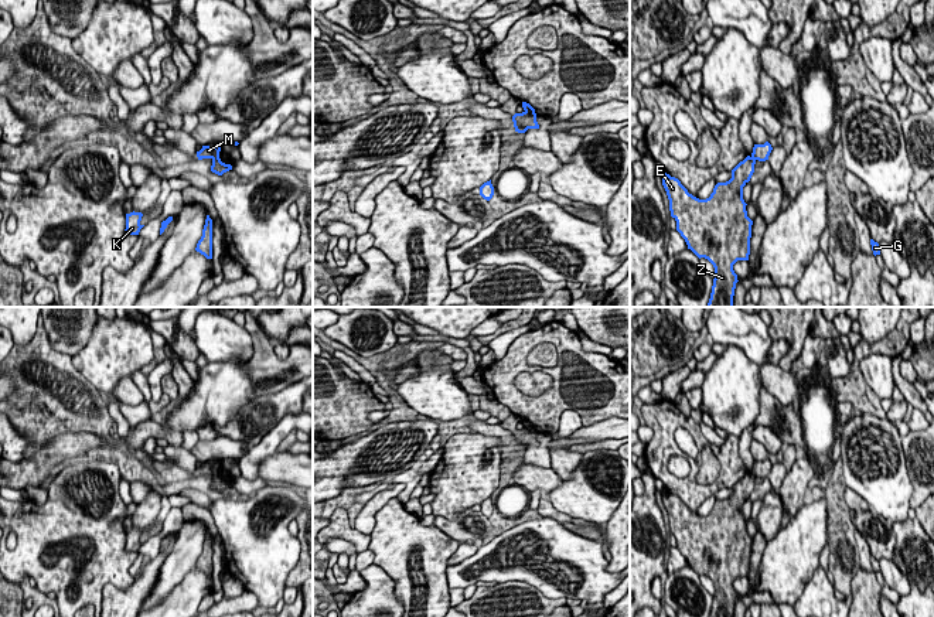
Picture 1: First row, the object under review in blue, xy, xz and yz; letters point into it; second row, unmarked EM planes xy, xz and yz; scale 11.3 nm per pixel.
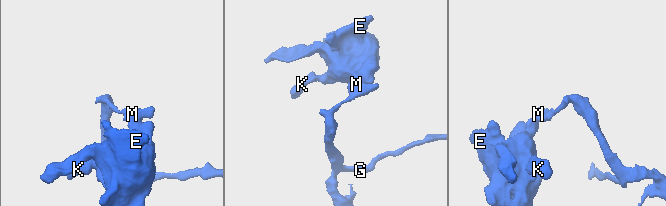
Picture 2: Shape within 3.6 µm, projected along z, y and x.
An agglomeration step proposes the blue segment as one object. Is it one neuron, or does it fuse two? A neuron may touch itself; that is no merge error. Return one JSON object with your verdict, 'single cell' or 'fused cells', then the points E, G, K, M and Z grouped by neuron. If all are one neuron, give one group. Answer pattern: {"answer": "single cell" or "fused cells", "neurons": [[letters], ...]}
{"answer": "fused cells", "neurons": [["E", "K", "Z"], ["G", "M"]]}

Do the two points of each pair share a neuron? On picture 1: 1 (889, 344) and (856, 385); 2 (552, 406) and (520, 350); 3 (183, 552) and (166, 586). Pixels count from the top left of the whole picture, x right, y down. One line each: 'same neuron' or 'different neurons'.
1: same neuron
2: same neuron
3: same neuron

